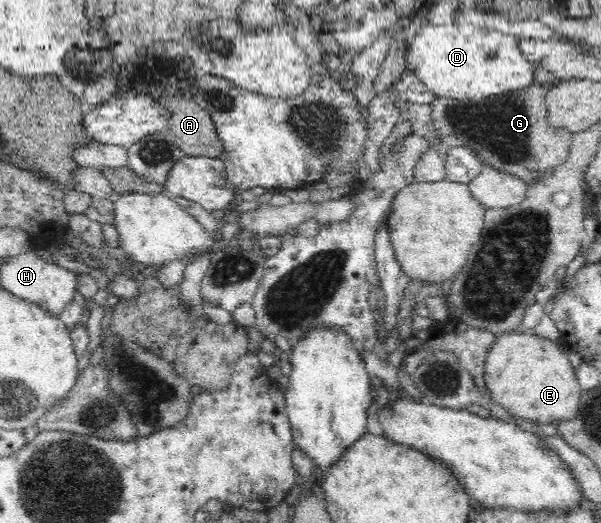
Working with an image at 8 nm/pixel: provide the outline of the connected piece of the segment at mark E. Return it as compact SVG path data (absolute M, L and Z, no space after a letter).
M530 332L499 335L487 354L485 383L491 401L532 424L557 425L561 420L576 418L580 410L583 391L568 356L554 342Z

